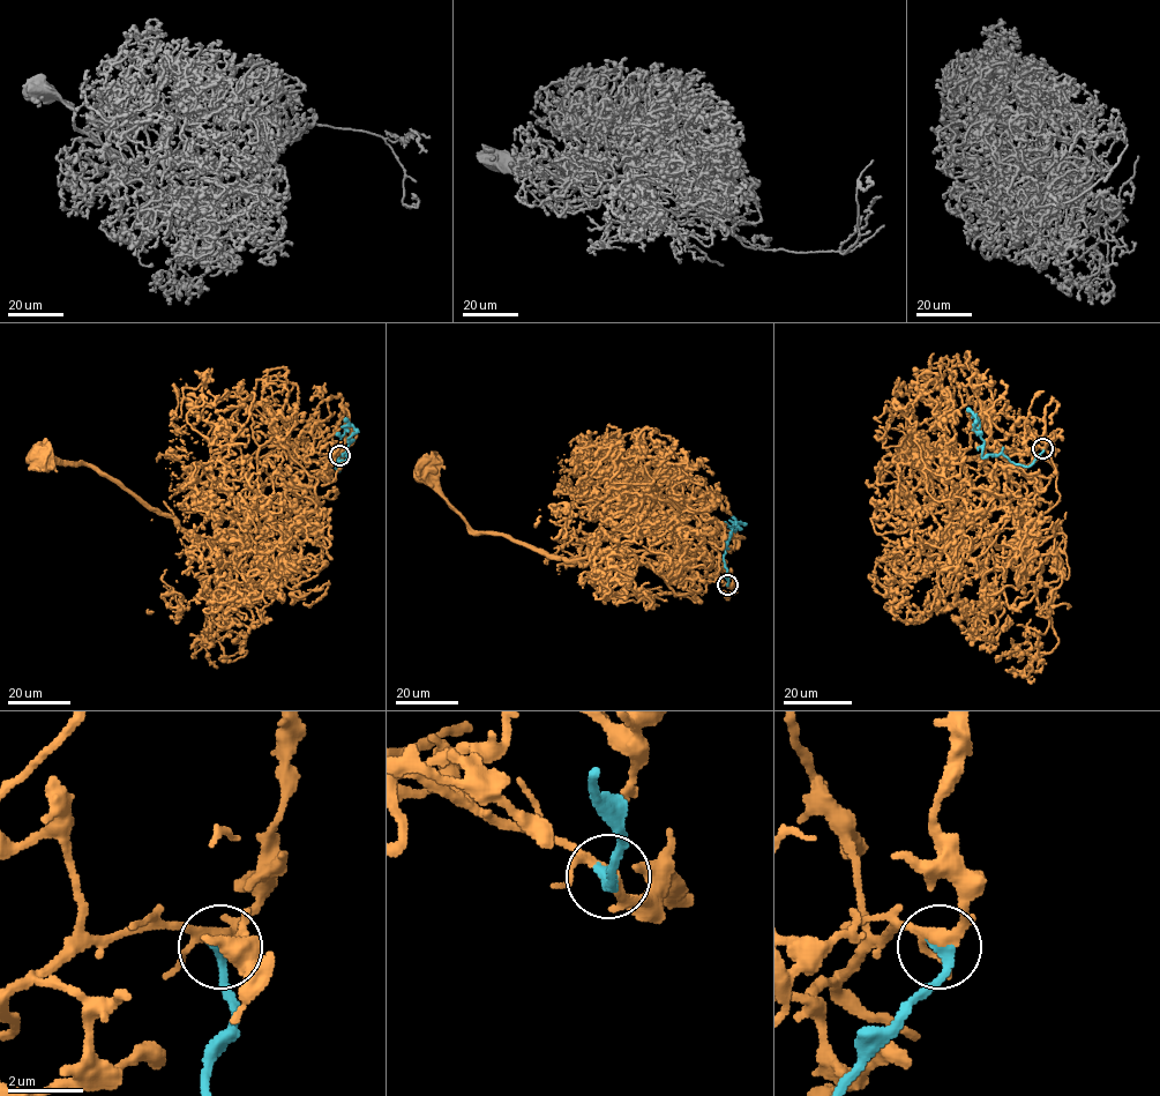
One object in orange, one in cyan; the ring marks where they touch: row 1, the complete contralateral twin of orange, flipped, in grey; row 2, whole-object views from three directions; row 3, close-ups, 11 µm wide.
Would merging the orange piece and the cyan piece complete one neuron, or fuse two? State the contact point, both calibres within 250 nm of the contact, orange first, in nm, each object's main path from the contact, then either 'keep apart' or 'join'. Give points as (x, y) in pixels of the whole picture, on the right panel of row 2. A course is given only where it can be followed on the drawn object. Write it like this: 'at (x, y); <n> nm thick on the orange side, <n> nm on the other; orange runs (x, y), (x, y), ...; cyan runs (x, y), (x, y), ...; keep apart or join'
at (1042, 448); 260 nm thick on the orange side, 340 nm on the other; orange runs (1042, 448), (1019, 468), (1040, 490), (1019, 507), (1012, 543), (1016, 523), (985, 461), (921, 448); cyan runs (1042, 448), (1028, 467), (1002, 453), (982, 457), (983, 440), (973, 429), (974, 416), (979, 426), (973, 425); join

